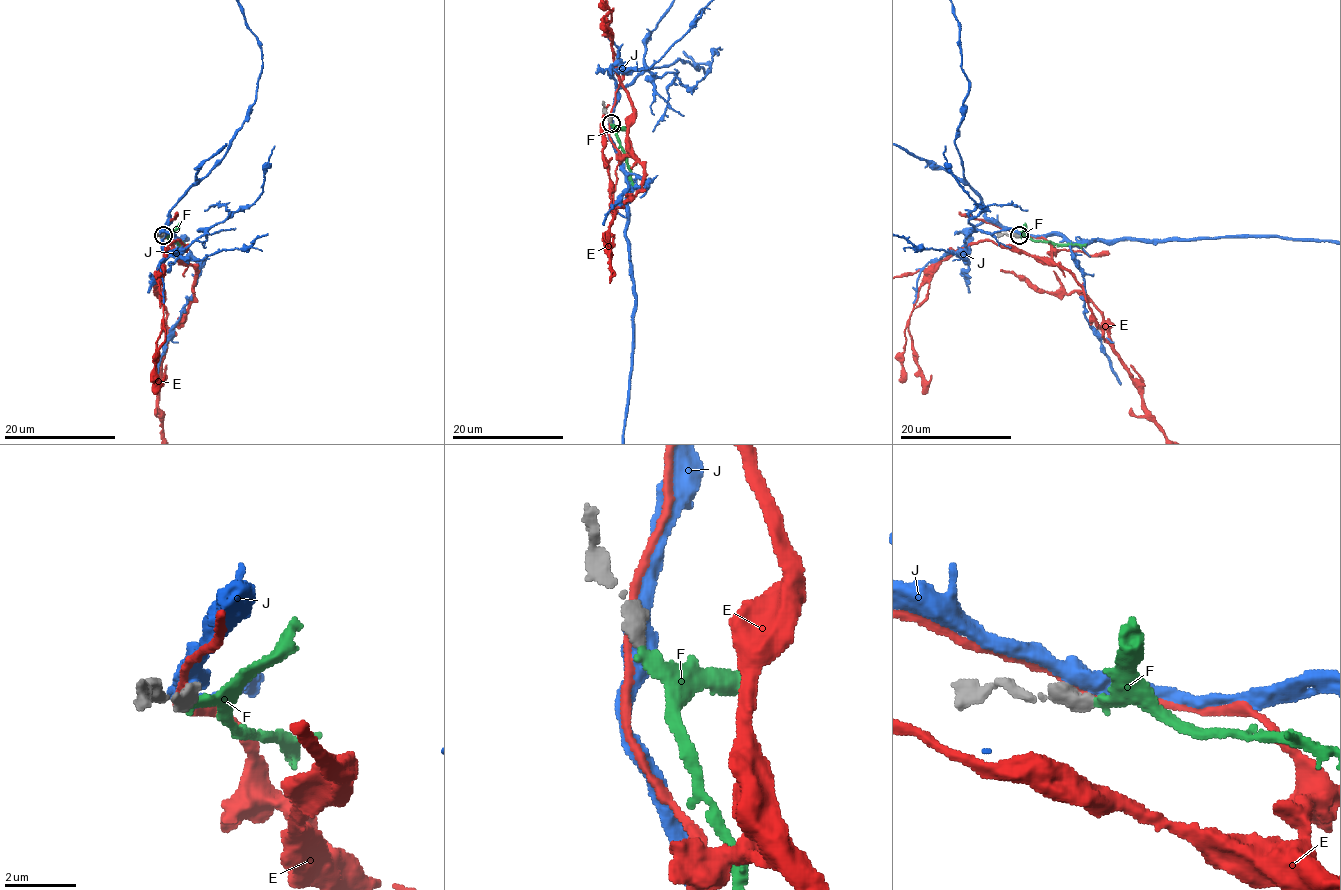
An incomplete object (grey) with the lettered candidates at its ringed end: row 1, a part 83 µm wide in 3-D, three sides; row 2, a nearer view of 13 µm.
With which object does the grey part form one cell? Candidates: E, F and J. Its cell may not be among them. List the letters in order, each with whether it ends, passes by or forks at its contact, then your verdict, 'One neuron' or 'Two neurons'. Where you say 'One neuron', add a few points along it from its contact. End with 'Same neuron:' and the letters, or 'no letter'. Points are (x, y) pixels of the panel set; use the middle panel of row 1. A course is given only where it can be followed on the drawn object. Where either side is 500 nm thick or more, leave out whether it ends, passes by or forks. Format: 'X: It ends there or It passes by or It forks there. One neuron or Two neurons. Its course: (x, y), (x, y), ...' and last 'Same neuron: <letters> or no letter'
E: It passes by. Two neurons
F: It ends there. One neuron. Its course: (610, 123), (637, 191)
J: Two neurons
Same neuron: F

